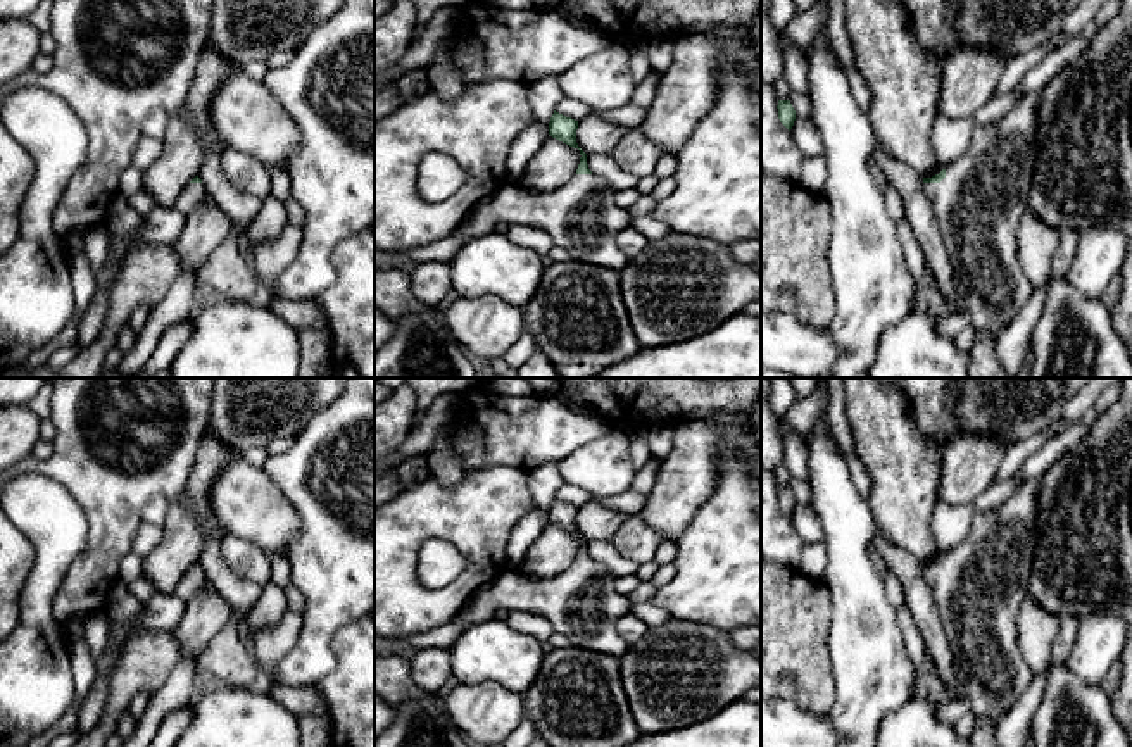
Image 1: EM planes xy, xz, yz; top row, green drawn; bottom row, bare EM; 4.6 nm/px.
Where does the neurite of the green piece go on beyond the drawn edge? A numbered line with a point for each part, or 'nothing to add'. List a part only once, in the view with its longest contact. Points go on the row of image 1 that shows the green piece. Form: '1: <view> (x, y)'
1: yz (979, 206)

